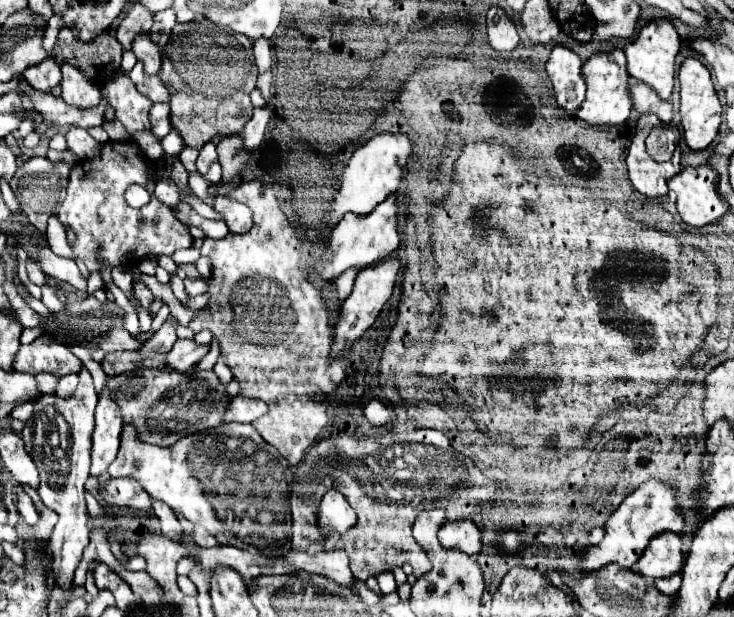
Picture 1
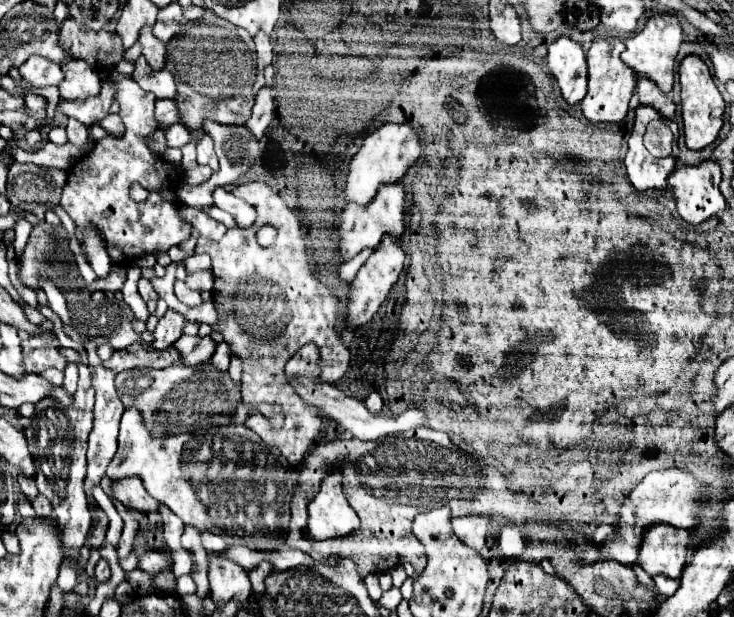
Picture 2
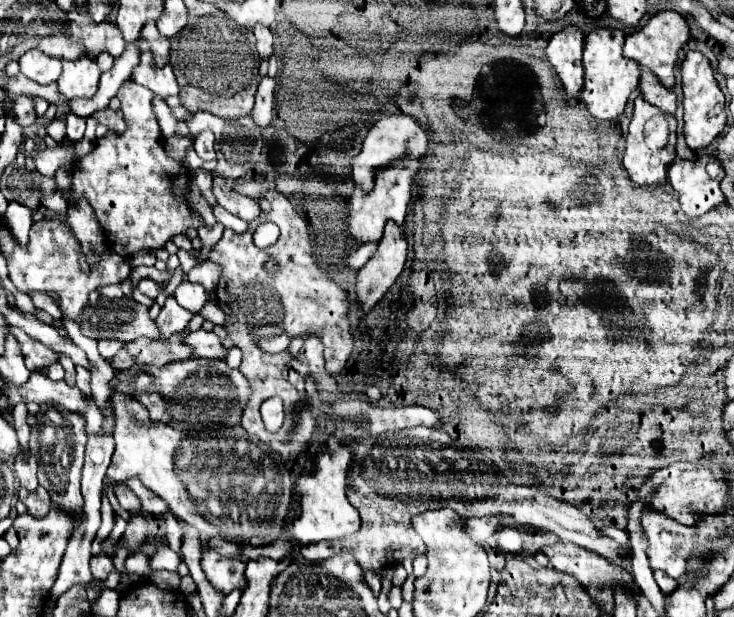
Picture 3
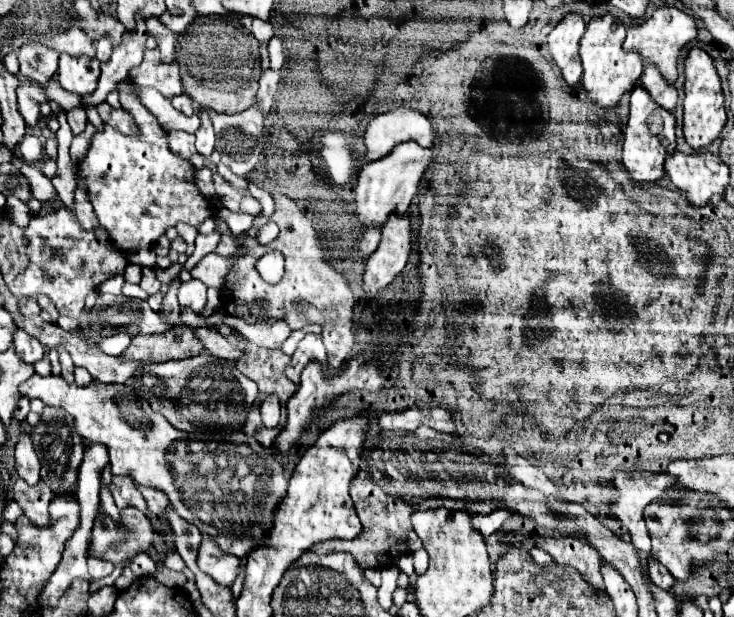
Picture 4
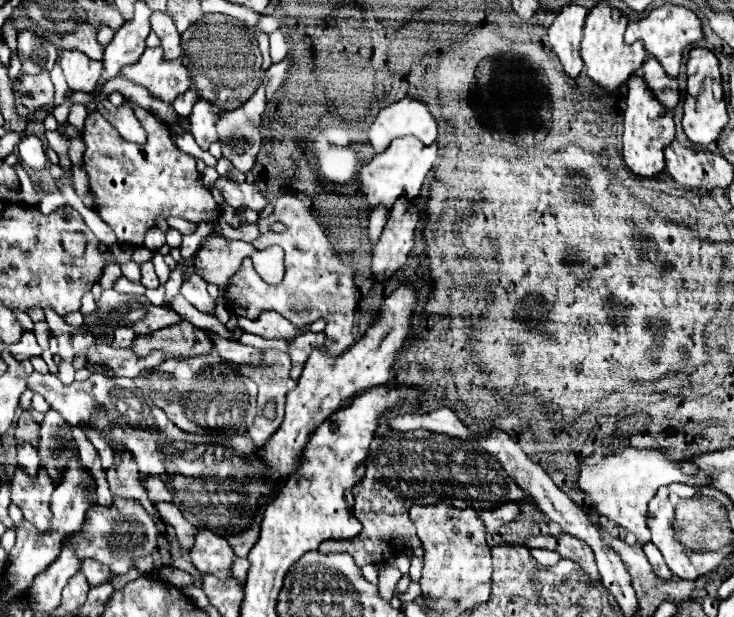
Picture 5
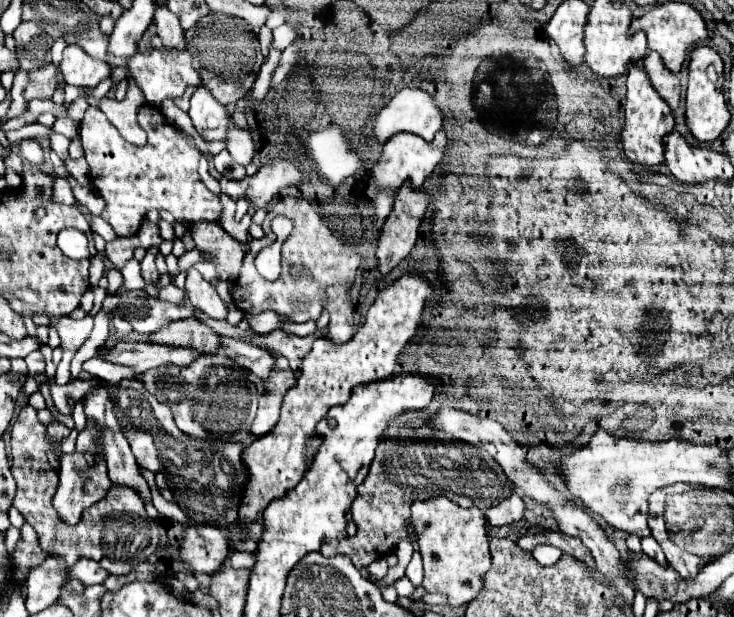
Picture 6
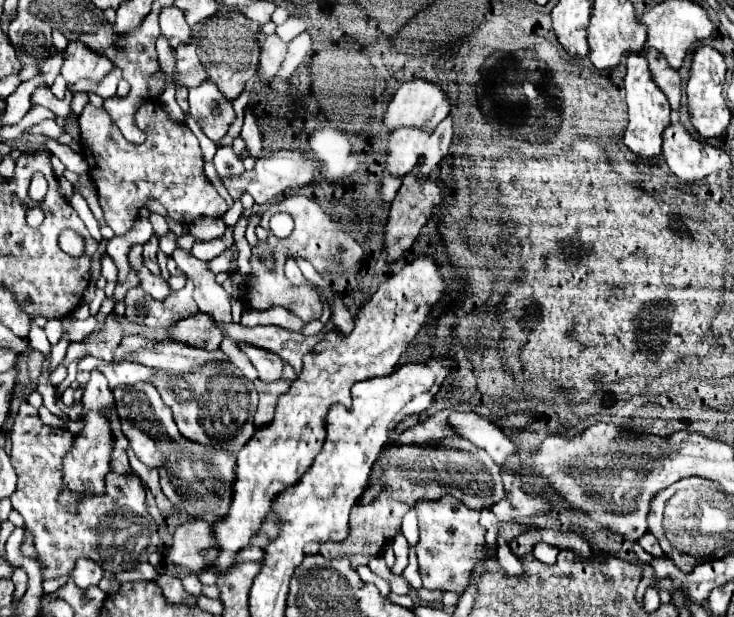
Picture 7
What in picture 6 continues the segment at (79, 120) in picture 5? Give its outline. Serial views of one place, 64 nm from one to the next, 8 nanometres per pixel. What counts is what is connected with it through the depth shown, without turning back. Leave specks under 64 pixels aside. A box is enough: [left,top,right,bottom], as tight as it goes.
[68,96,88,122]

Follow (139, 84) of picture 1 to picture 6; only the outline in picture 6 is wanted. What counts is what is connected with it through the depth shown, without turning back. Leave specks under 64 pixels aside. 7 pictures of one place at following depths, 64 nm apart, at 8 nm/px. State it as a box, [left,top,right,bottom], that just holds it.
[111,50,202,106]

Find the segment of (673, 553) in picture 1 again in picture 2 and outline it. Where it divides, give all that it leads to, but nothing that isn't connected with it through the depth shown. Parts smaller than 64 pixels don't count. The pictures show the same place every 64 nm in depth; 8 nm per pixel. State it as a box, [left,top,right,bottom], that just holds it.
[640,524,688,578]

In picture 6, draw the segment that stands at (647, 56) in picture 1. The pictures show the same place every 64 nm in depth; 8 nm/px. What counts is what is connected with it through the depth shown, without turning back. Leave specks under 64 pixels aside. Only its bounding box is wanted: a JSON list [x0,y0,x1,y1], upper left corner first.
[630,2,710,72]

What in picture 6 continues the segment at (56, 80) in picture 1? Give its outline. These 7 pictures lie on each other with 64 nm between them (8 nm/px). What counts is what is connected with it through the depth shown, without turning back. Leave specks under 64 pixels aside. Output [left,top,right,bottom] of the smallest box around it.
[12,22,52,72]

